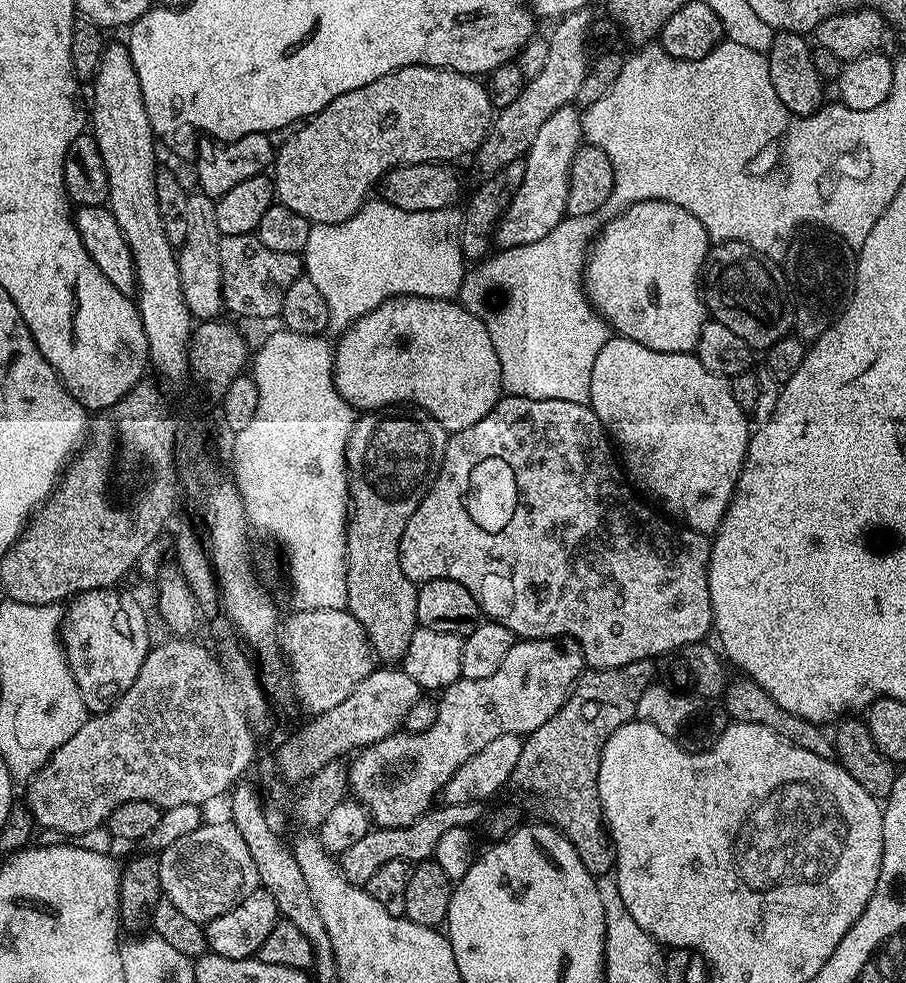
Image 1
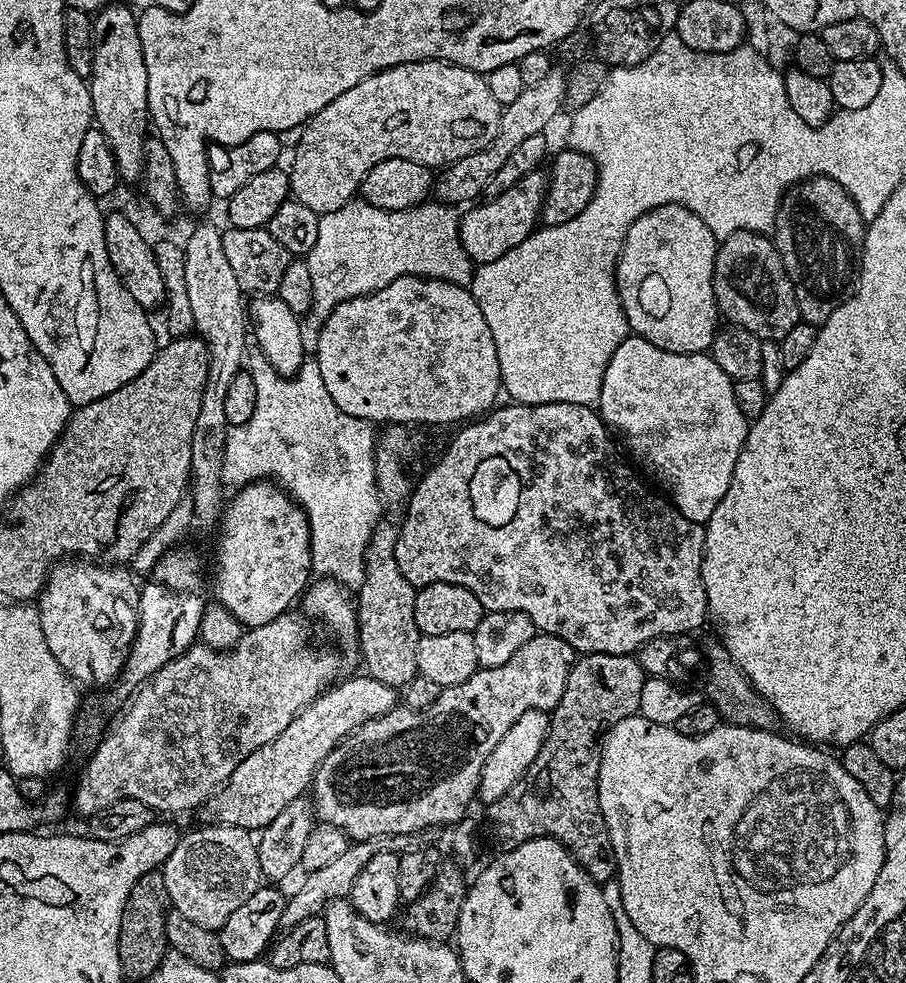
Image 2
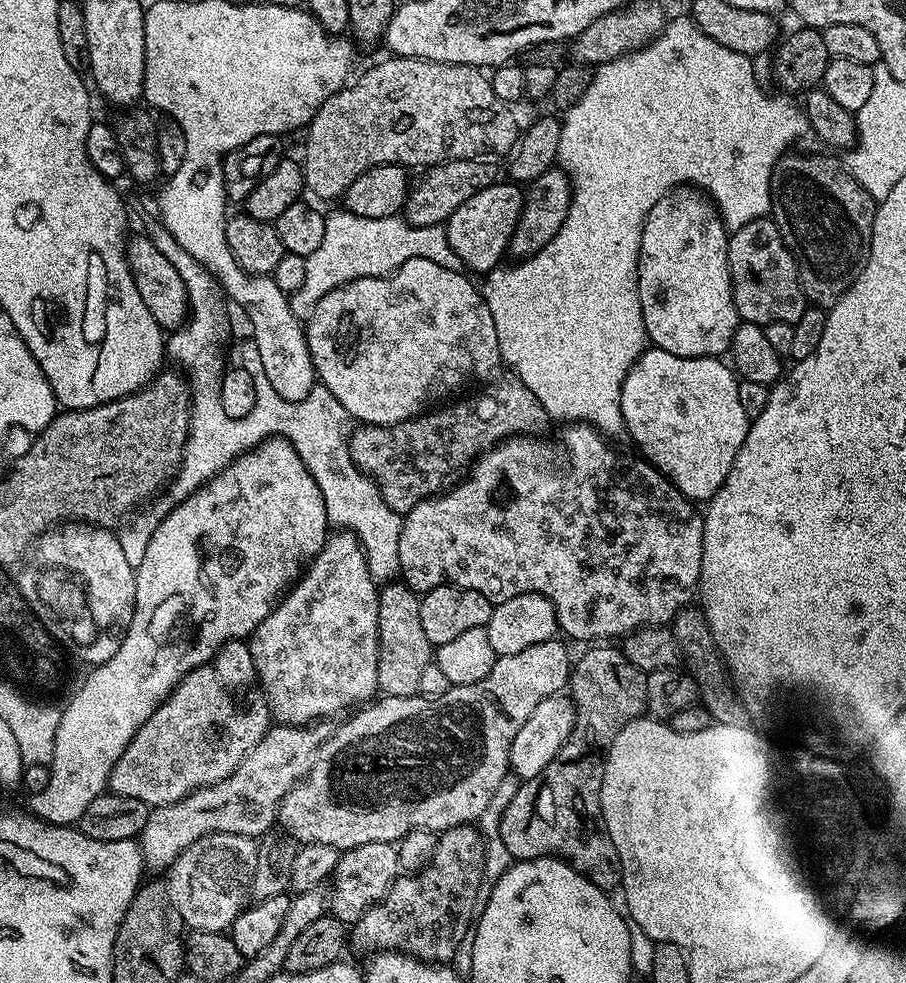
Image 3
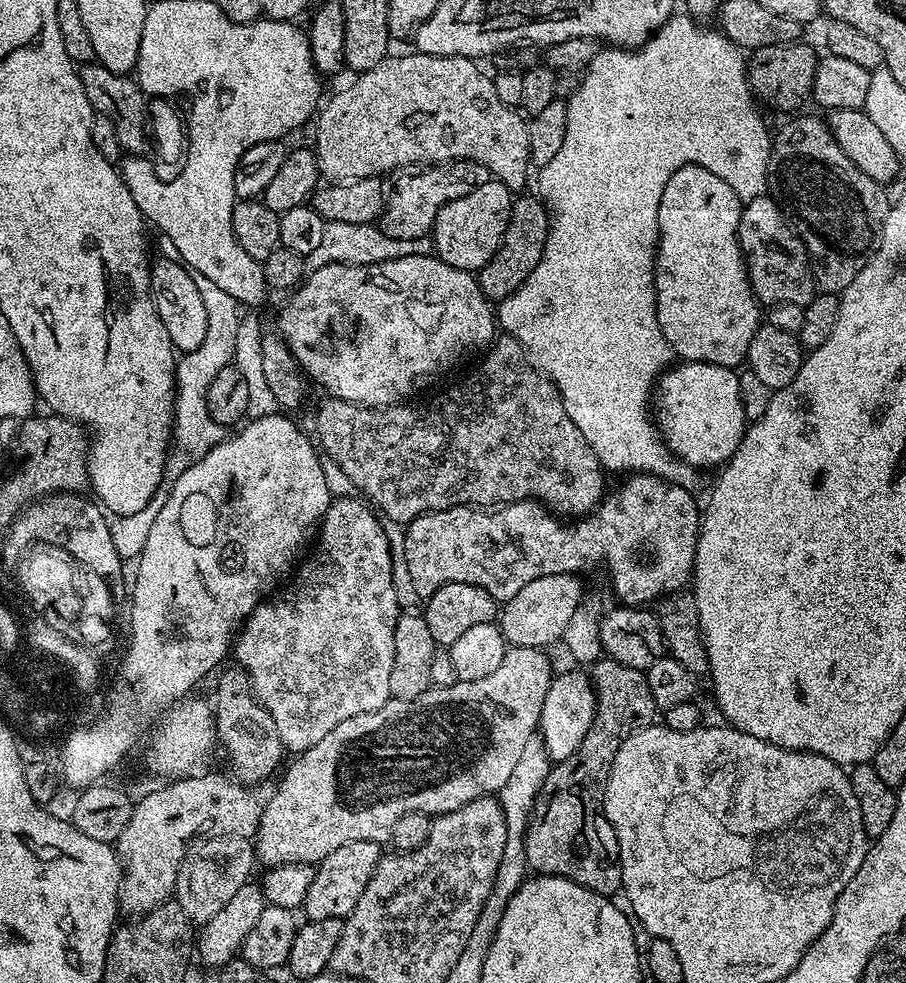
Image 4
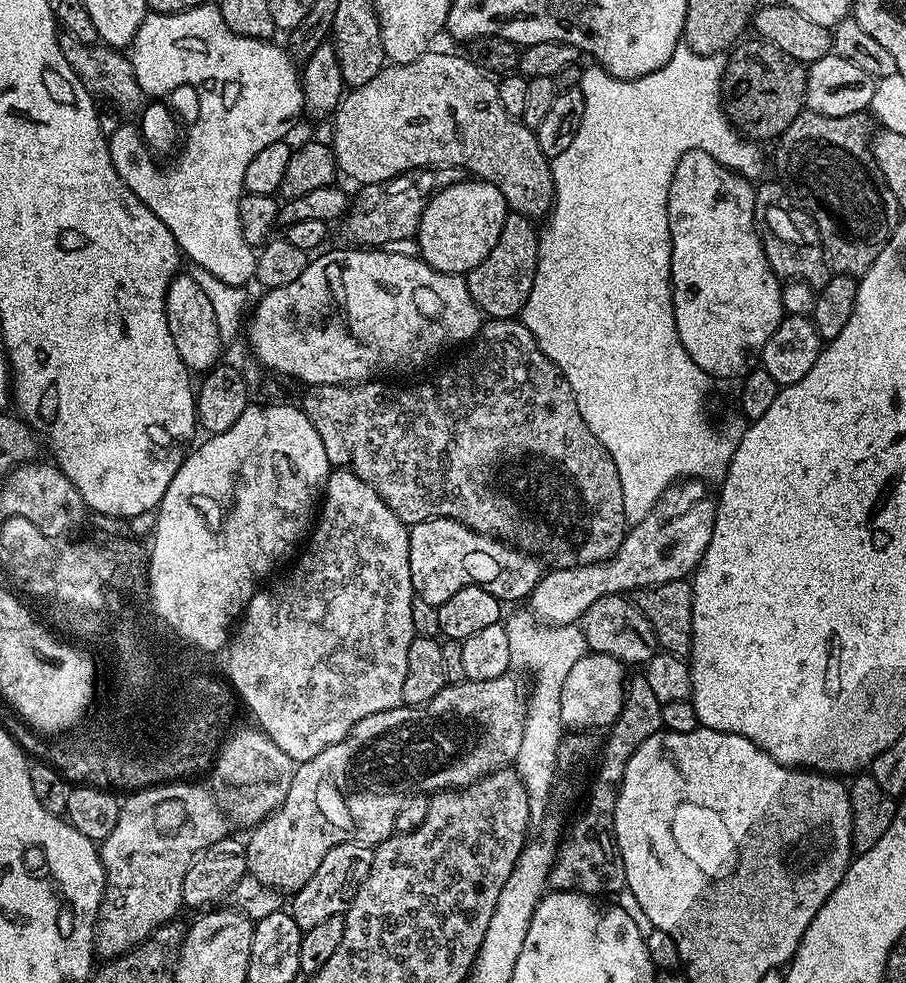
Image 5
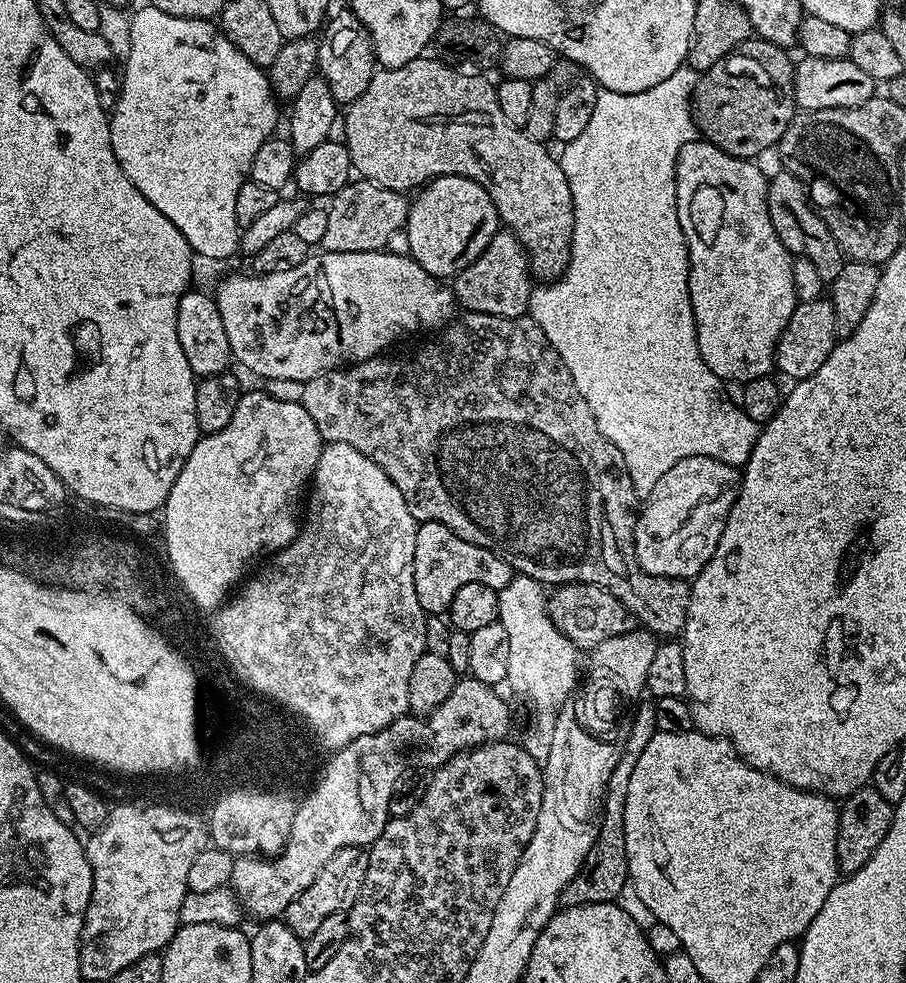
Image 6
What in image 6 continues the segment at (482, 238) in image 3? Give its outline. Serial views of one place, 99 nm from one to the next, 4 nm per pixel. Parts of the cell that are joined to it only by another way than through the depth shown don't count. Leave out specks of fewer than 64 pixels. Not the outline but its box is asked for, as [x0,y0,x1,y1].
[406,176,501,278]

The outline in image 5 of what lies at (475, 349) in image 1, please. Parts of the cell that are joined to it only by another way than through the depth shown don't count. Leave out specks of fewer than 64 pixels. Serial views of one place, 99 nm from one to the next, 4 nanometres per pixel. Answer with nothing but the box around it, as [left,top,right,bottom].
[252,246,482,386]

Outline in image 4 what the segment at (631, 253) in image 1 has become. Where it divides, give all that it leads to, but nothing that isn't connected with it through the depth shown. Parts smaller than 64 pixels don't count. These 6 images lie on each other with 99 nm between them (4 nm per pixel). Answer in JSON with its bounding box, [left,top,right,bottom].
[654,164,762,370]

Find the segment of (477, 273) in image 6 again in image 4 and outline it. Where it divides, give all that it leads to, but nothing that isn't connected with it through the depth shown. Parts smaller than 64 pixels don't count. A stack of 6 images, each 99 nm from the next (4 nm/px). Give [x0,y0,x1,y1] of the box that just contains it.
[478,195,548,302]

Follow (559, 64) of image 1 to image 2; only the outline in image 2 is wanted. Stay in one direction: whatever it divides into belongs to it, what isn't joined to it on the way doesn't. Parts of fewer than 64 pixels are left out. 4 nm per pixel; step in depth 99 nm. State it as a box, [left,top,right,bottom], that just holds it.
[435,70,568,206]

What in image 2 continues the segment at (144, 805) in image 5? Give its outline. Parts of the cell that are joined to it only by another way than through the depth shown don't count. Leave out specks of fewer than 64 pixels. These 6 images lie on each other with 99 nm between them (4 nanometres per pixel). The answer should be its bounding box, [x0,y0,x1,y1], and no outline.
[198,674,397,830]

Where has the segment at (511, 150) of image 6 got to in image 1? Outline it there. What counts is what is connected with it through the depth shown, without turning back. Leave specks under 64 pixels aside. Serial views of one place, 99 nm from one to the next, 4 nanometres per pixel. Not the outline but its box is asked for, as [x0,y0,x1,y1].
[274,64,493,225]

